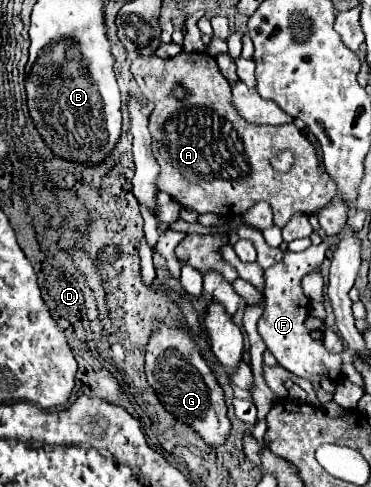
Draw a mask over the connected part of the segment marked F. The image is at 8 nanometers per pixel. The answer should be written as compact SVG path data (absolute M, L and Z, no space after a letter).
M335 235L325 239L320 246L310 246L302 252L286 252L286 256L278 264L266 268L266 272L264 272L266 308L264 308L262 318L258 320L258 332L282 368L286 368L288 372L292 372L298 378L312 380L312 382L320 382L322 378L330 378L336 382L342 376L340 374L342 356L328 352L322 342L318 342L310 336L310 330L304 324L308 318L310 298L306 298L302 292L302 278L314 266L322 264L324 252L330 245L338 244L339 240L339 236Z

